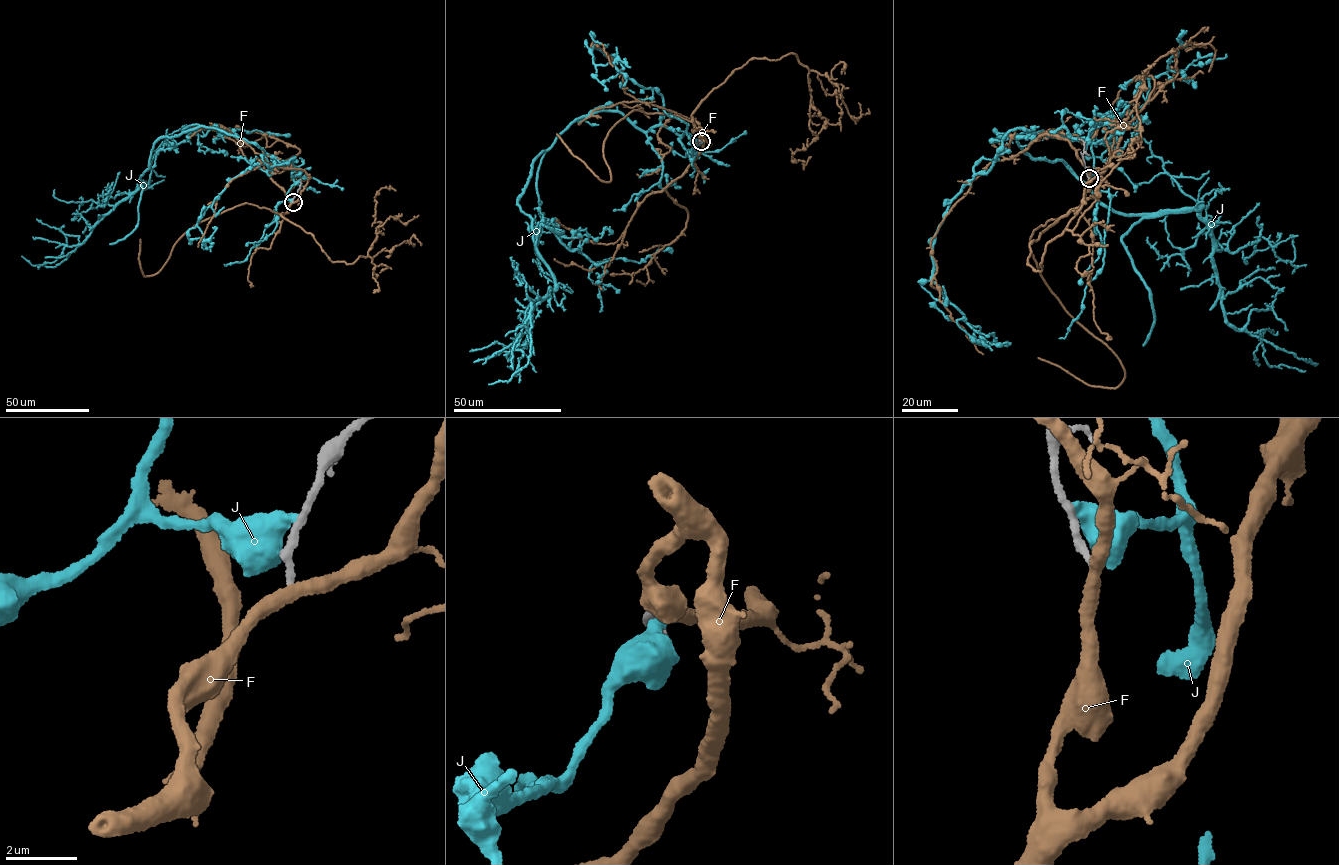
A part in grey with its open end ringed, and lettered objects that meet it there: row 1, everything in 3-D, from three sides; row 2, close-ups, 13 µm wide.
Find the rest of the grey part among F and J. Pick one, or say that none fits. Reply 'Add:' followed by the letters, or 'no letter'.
Add: no letter

